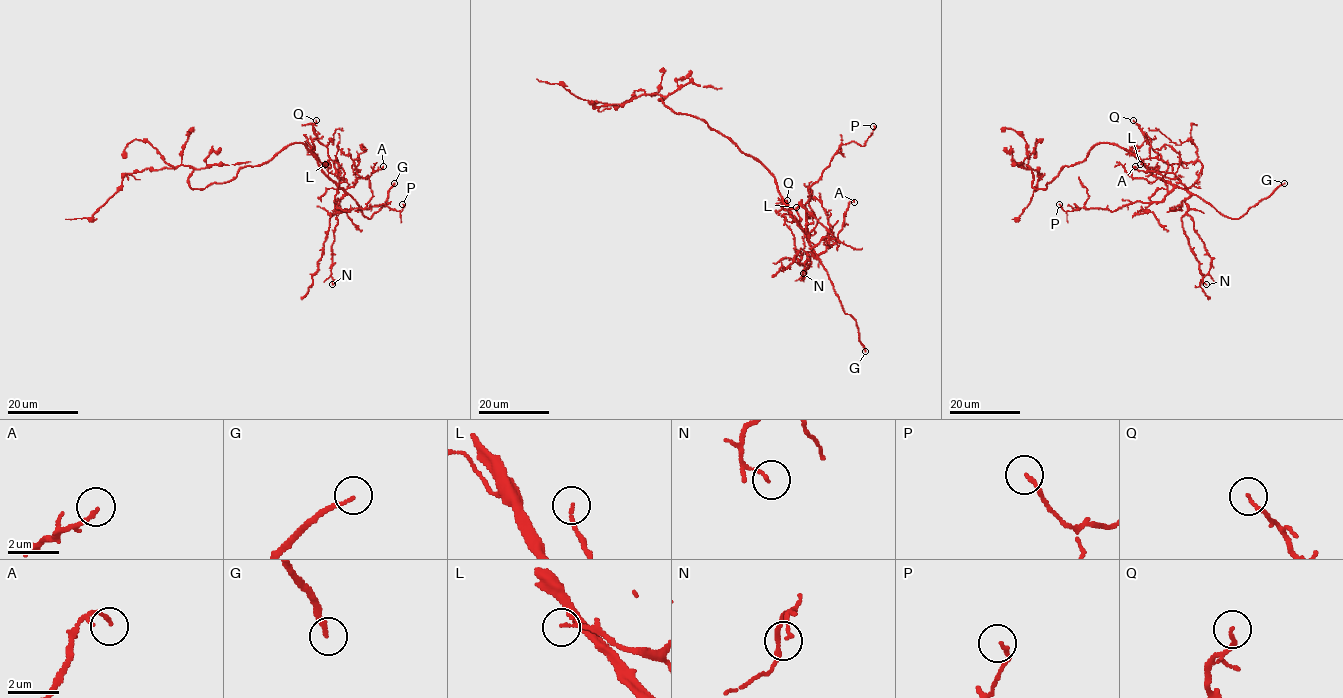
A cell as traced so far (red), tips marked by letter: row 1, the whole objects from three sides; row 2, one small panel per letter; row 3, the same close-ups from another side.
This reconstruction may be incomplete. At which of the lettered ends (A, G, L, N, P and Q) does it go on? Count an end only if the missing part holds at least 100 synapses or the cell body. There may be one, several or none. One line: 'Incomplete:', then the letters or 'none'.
Incomplete: G

